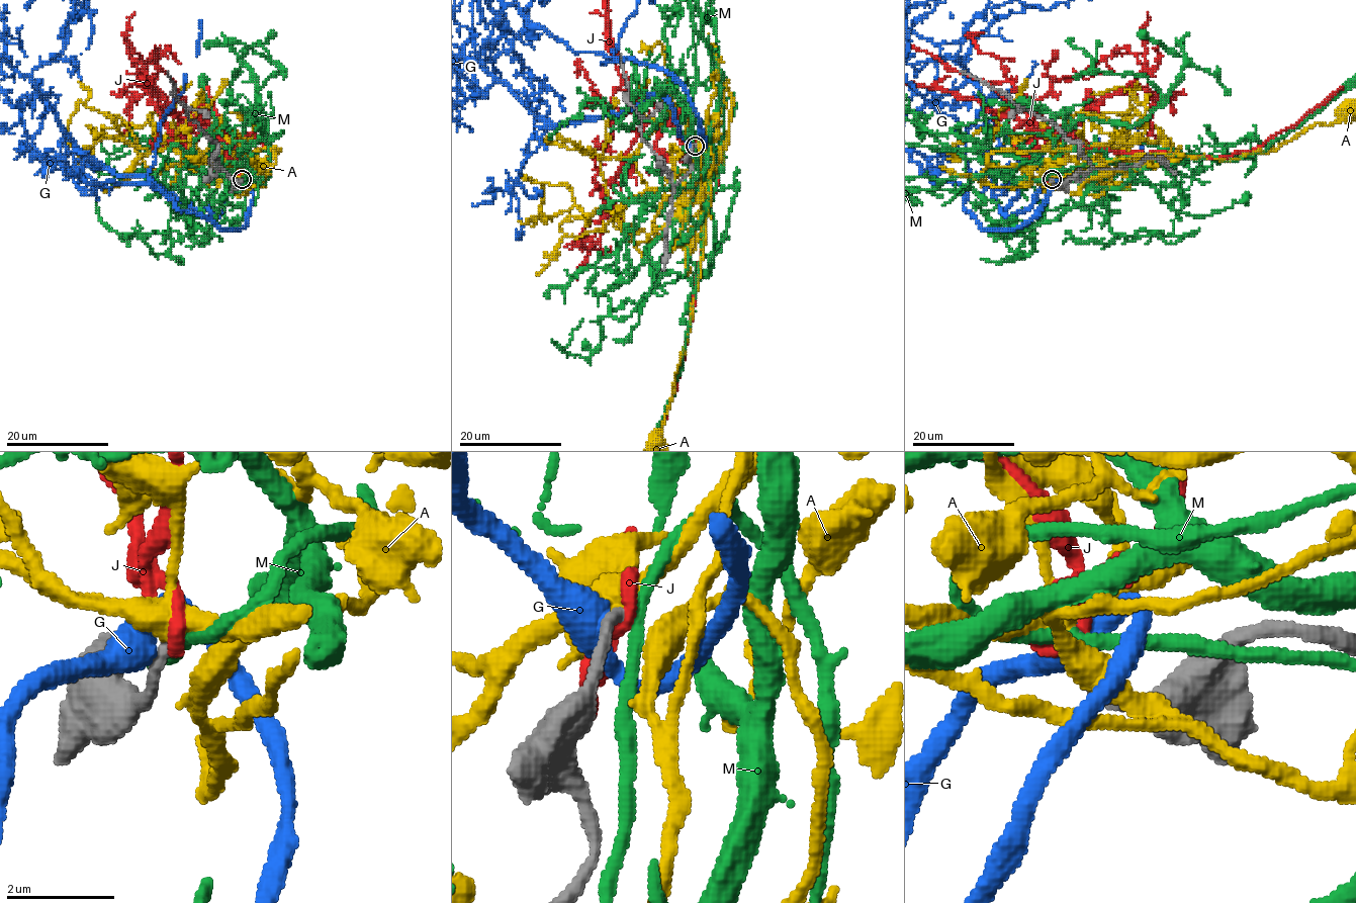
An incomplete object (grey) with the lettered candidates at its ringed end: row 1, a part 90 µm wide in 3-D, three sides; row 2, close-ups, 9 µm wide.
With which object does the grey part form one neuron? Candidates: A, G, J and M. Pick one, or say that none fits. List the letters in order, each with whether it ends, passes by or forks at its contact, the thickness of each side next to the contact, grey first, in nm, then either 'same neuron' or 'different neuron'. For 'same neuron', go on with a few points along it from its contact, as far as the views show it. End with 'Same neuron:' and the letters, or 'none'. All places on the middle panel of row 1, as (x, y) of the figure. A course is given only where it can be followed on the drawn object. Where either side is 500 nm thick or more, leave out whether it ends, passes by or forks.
A: it forks there; 240 nm thick on the grey side, 440 nm on the other; different neuron
G: it passes by; 280 nm thick on the grey side, 480 nm on the other; different neuron
J: it ends there; 240 nm thick on the grey side, 340 nm on the other; different neuron
M: it passes by; 220 nm thick on the grey side, 220 nm on the other; different neuron
Same neuron: none

